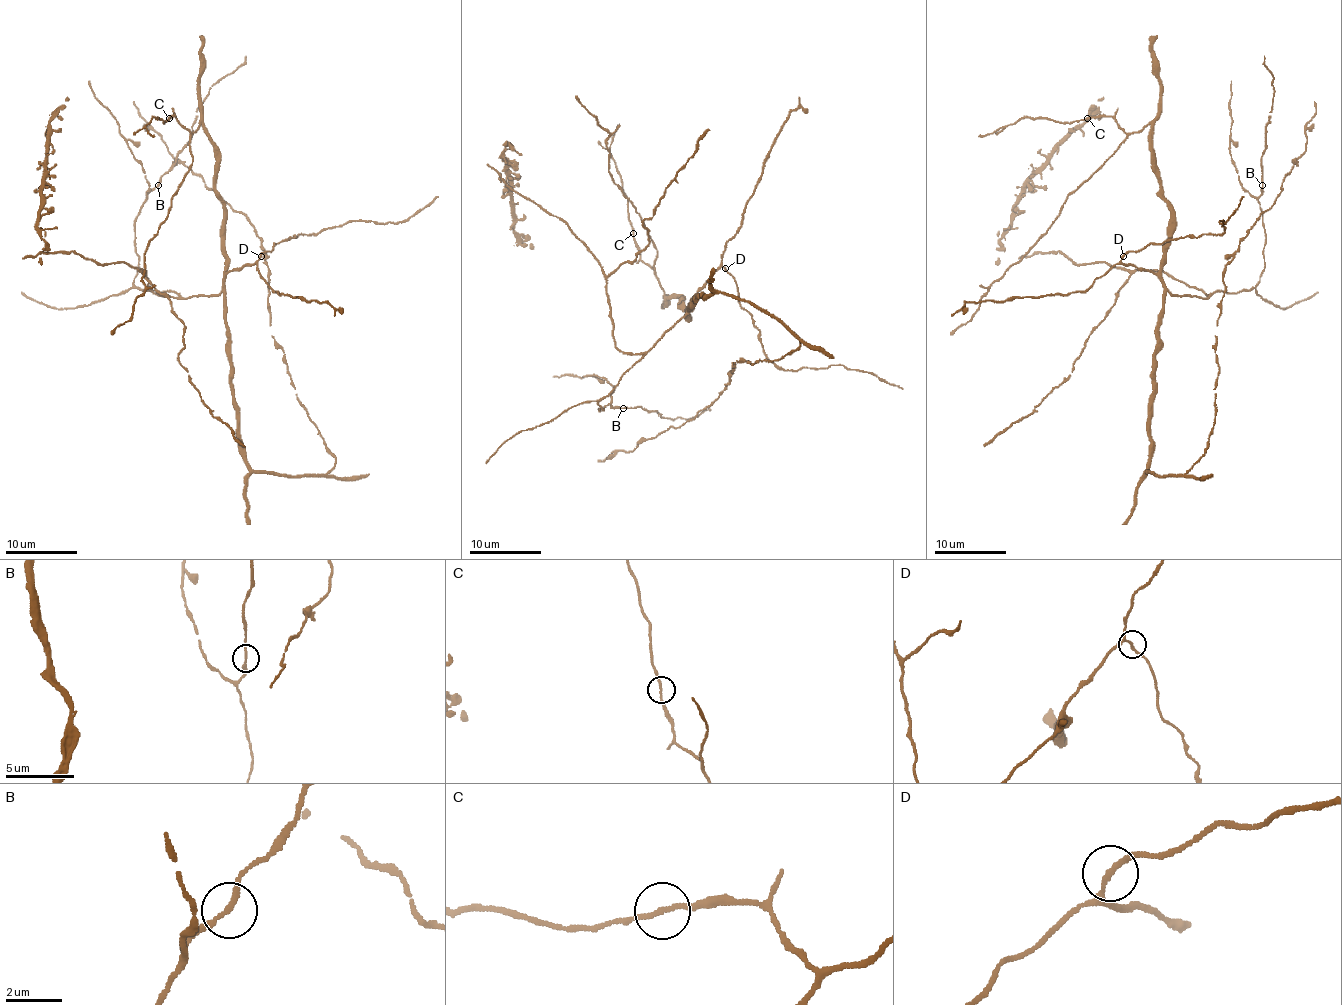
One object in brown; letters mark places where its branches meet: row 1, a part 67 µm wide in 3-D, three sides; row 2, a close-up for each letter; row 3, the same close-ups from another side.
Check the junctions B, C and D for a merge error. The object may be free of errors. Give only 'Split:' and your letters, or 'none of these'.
Split: none of these

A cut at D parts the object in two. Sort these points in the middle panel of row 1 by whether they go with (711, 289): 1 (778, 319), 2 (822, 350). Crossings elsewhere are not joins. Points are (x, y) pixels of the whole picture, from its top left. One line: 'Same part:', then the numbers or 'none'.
Same part: 1, 2

